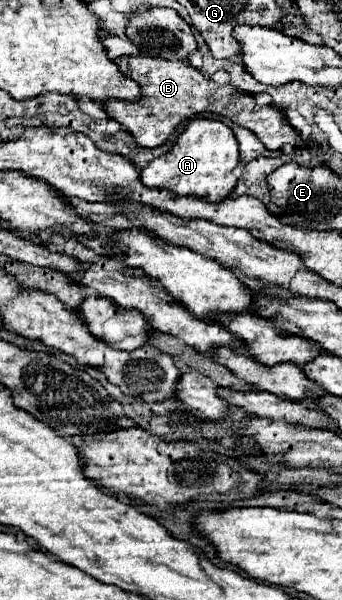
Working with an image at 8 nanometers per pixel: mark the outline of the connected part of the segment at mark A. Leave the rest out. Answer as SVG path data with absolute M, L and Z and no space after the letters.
M193 119L179 135L169 153L153 159L141 169L141 181L153 189L167 189L179 197L201 197L207 201L225 199L235 183L235 167L239 165L239 149L233 131L217 119Z

